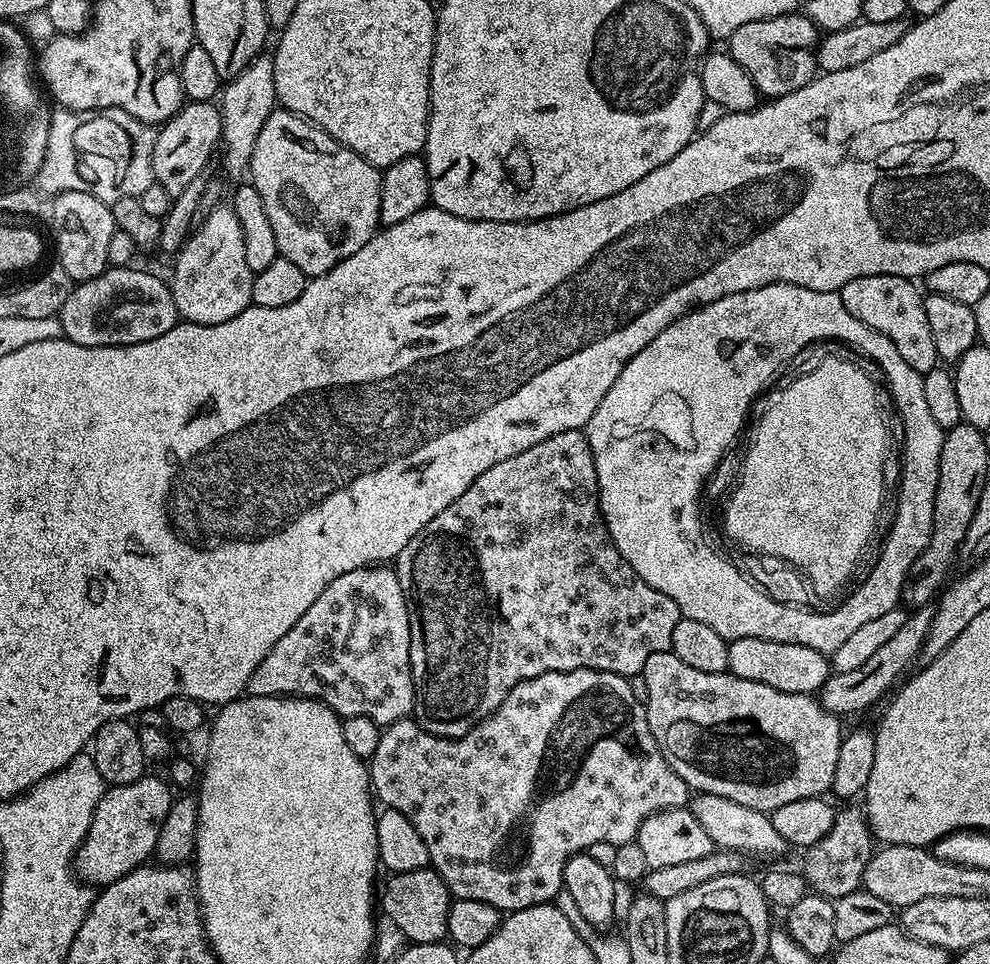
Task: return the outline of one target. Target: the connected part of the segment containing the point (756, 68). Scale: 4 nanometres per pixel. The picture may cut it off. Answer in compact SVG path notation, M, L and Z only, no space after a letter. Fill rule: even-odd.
M806 14L796 15L771 16L746 22L746 26L738 26L732 31L732 35L727 37L728 55L734 58L734 62L738 62L738 66L742 66L742 70L746 70L746 74L750 74L761 97L785 96L806 86L818 75L815 50L818 29Z

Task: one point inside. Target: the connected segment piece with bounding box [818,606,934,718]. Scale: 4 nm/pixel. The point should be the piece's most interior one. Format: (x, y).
(845, 693)

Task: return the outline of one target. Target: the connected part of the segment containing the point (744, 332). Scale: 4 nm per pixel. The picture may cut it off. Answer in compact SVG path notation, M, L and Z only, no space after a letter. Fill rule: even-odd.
M771 284L762 286L758 290L746 290L738 294L723 296L702 308L686 313L670 326L666 326L666 330L662 330L662 334L658 334L658 338L654 338L654 342L650 342L650 346L646 346L646 350L638 350L638 354L634 354L634 358L630 358L630 362L626 362L626 366L622 366L622 374L618 374L614 386L610 386L610 390L606 390L606 398L602 398L602 402L598 402L598 410L594 410L588 423L586 435L596 467L596 481L600 487L600 515L604 517L604 525L608 528L608 539L618 550L618 554L622 554L622 558L626 558L626 562L630 562L630 566L638 574L638 578L642 578L650 586L654 586L654 590L662 590L662 594L666 594L666 598L670 598L670 602L674 602L674 606L680 608L681 617L710 626L710 630L715 630L724 640L731 642L738 638L766 638L770 642L794 642L798 646L810 646L810 650L818 650L825 654L838 650L838 646L842 646L842 642L846 642L846 638L850 638L850 634L854 634L854 630L860 629L865 622L879 618L880 615L886 614L886 610L894 610L898 607L901 603L900 595L904 589L904 583L907 582L910 570L914 566L914 558L918 558L918 554L922 554L922 550L926 550L926 546L930 542L932 523L934 522L934 494L938 490L938 462L942 458L942 442L946 430L942 426L938 426L937 420L930 414L923 392L923 381L922 373L914 370L914 366L907 364L906 358L902 358L902 354L898 354L894 342L890 342L890 338L886 338L886 334L878 334L878 330L870 330L870 326L866 326L866 322L858 322L858 318L854 318L854 314L850 314L850 310L846 310L846 306L842 306L839 292L806 290L802 286L793 284ZM817 340L841 340L847 344L854 342L872 359L873 365L879 368L881 376L888 383L888 389L892 391L892 400L896 403L896 412L900 416L902 433L902 463L898 468L900 493L896 496L896 517L892 520L892 529L889 530L888 537L885 538L884 545L880 548L880 557L877 558L876 565L869 570L868 577L845 598L844 604L838 605L833 612L811 612L813 610L811 607L783 604L775 600L773 596L767 596L763 588L752 583L733 561L732 565L726 557L719 556L704 541L704 532L700 529L700 491L702 493L705 491L707 482L722 457L729 455L731 448L728 447L735 442L736 435L743 430L744 419L747 418L748 411L751 410L752 403L756 400L756 395L775 378L776 371L783 364L790 363L807 344L808 347L815 345Z

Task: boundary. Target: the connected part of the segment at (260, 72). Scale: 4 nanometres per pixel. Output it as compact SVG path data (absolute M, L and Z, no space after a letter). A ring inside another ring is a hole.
M261 54L242 70L234 79L223 85L222 95L218 100L220 118L224 122L222 133L222 150L224 148L224 164L228 168L247 169L250 158L254 154L254 142L266 118L277 107L276 91L274 90L274 66L271 55Z

